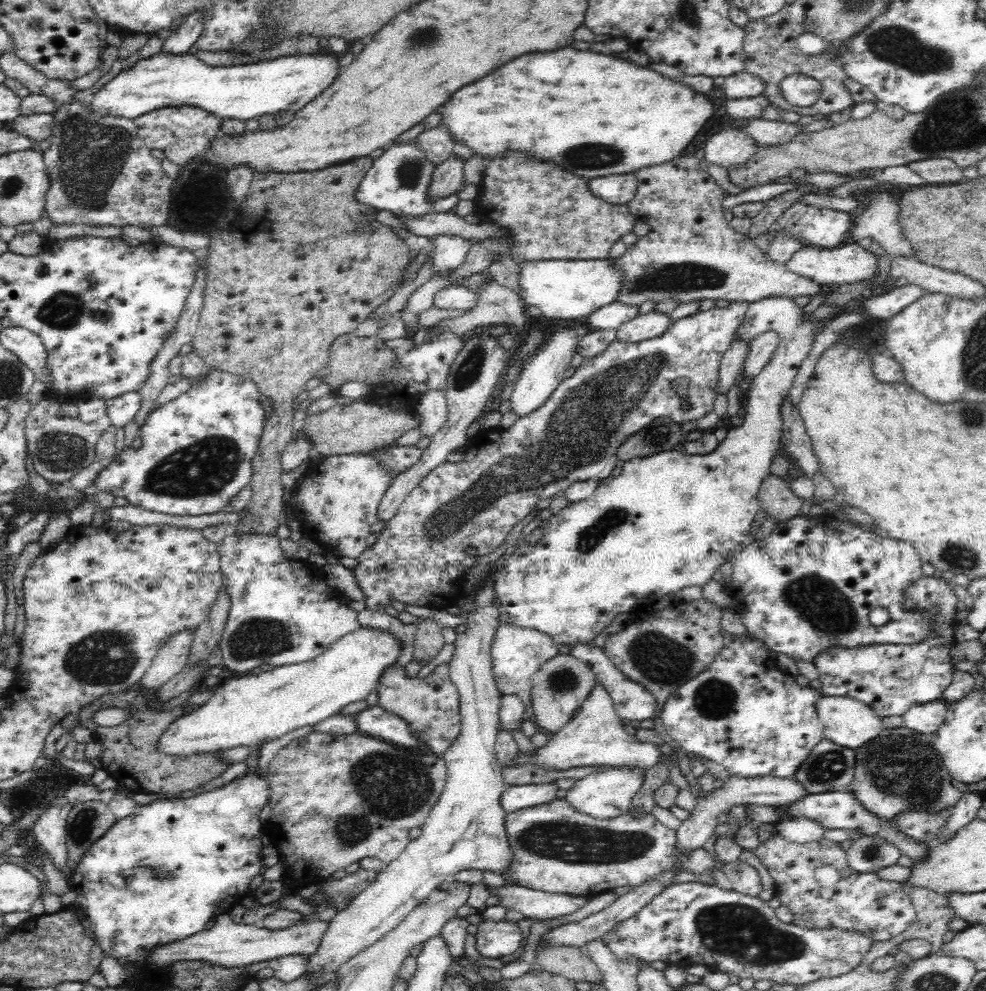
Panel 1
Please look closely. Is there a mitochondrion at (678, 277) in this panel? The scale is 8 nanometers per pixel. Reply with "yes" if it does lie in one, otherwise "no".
yes

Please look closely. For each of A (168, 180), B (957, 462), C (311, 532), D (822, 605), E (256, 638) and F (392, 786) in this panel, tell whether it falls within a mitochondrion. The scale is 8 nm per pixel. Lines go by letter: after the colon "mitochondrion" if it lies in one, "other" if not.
A: other
B: other
C: other
D: mitochondrion
E: mitochondrion
F: mitochondrion

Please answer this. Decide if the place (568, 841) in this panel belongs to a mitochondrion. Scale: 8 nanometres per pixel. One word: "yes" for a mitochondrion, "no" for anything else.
yes

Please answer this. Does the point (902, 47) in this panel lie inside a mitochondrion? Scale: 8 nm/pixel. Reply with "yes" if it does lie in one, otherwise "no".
yes

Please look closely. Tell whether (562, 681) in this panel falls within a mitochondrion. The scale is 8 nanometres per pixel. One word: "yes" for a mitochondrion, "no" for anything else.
yes

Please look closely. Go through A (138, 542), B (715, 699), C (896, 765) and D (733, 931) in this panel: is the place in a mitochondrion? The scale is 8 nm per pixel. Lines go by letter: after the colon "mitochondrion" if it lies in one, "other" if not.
A: other
B: mitochondrion
C: mitochondrion
D: mitochondrion

